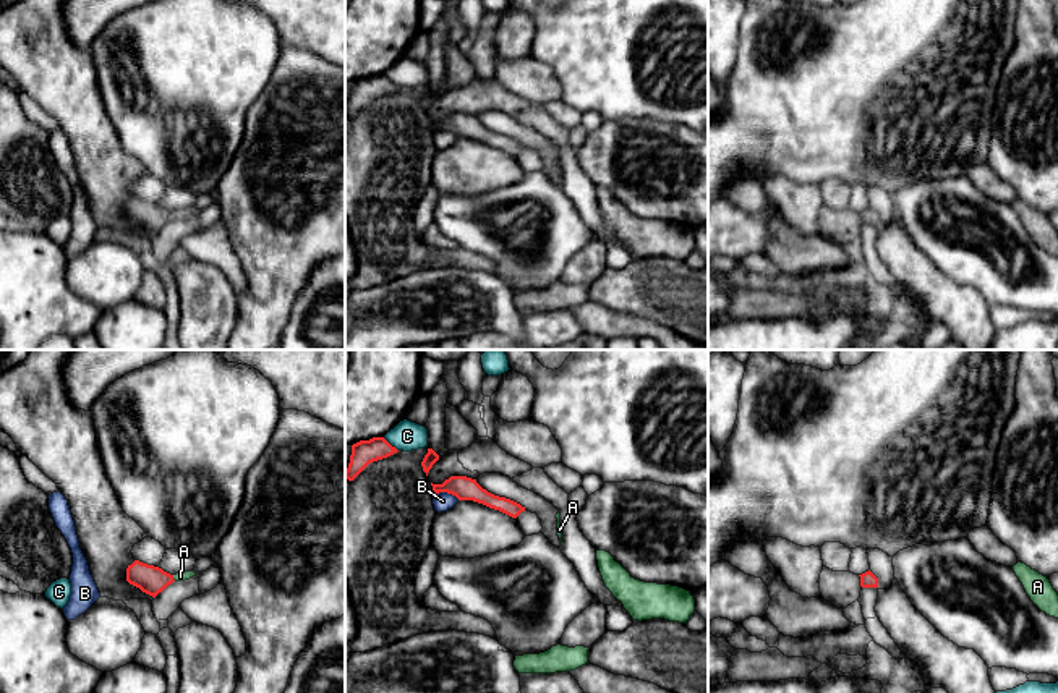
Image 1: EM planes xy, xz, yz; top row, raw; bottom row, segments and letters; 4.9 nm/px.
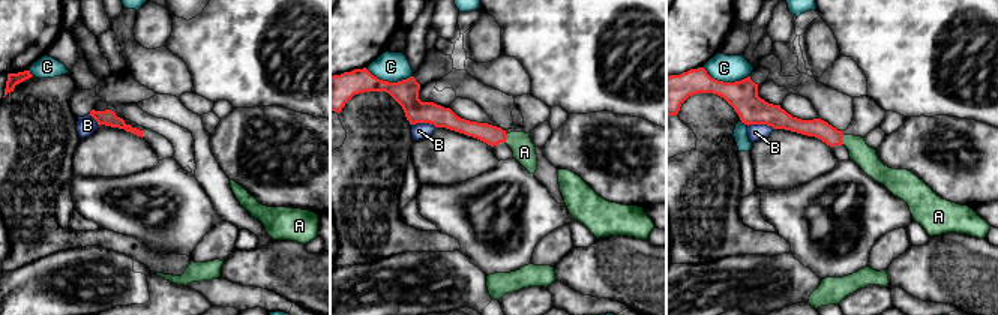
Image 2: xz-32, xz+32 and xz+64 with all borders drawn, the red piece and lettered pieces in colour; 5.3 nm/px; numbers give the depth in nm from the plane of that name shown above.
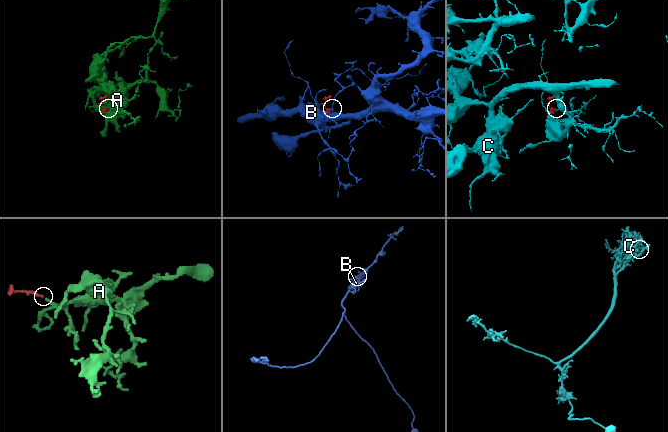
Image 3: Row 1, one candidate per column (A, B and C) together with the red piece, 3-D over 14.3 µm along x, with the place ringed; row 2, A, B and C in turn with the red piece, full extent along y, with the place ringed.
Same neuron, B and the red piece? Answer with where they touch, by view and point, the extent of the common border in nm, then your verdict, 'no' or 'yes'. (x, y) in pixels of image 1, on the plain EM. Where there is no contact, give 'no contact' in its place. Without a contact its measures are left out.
xz (447, 130) | 130 nm | no

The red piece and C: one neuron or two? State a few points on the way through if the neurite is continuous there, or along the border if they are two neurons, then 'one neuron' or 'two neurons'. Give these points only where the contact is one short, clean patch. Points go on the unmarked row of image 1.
along xz (383, 75), (397, 88) | two neurons

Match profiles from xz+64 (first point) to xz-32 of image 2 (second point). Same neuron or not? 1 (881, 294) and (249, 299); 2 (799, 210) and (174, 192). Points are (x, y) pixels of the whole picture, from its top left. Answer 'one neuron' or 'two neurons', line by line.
1: two neurons
2: one neuron

